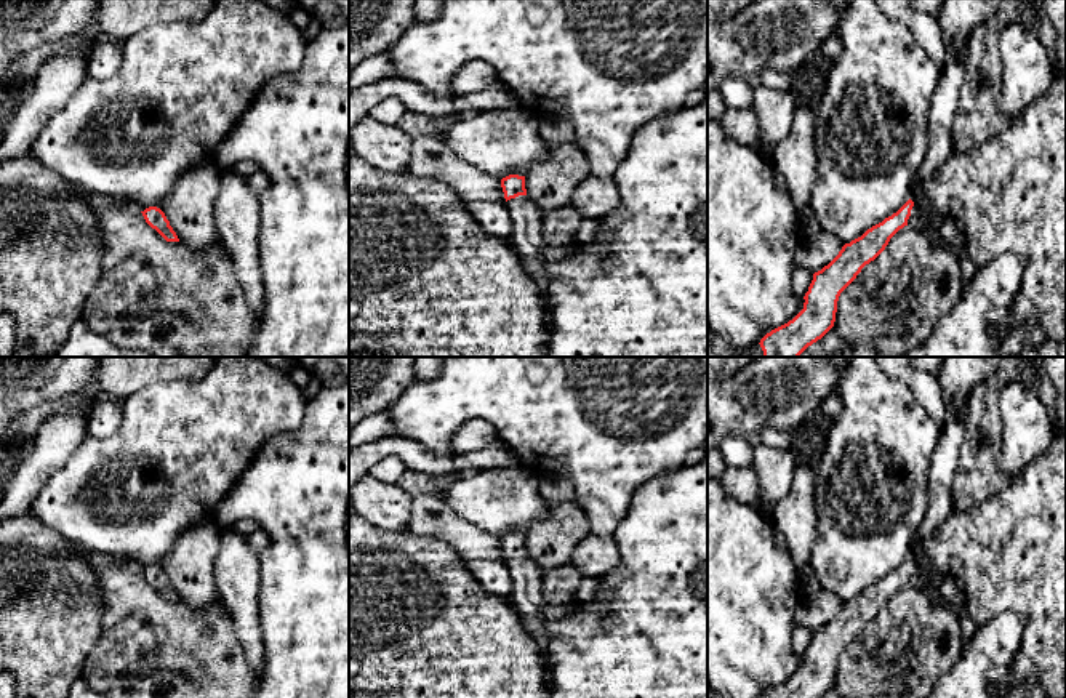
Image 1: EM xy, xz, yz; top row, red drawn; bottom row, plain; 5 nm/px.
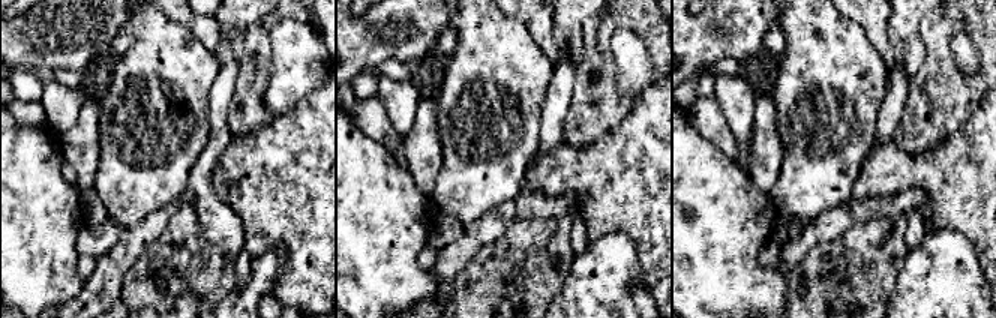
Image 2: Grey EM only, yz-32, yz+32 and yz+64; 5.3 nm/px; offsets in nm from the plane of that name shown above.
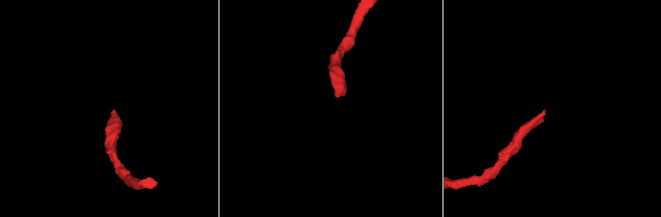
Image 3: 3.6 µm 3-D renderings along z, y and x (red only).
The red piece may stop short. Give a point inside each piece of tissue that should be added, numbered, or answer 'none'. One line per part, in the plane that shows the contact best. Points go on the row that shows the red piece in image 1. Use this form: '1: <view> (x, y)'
1: xz (527, 239)

